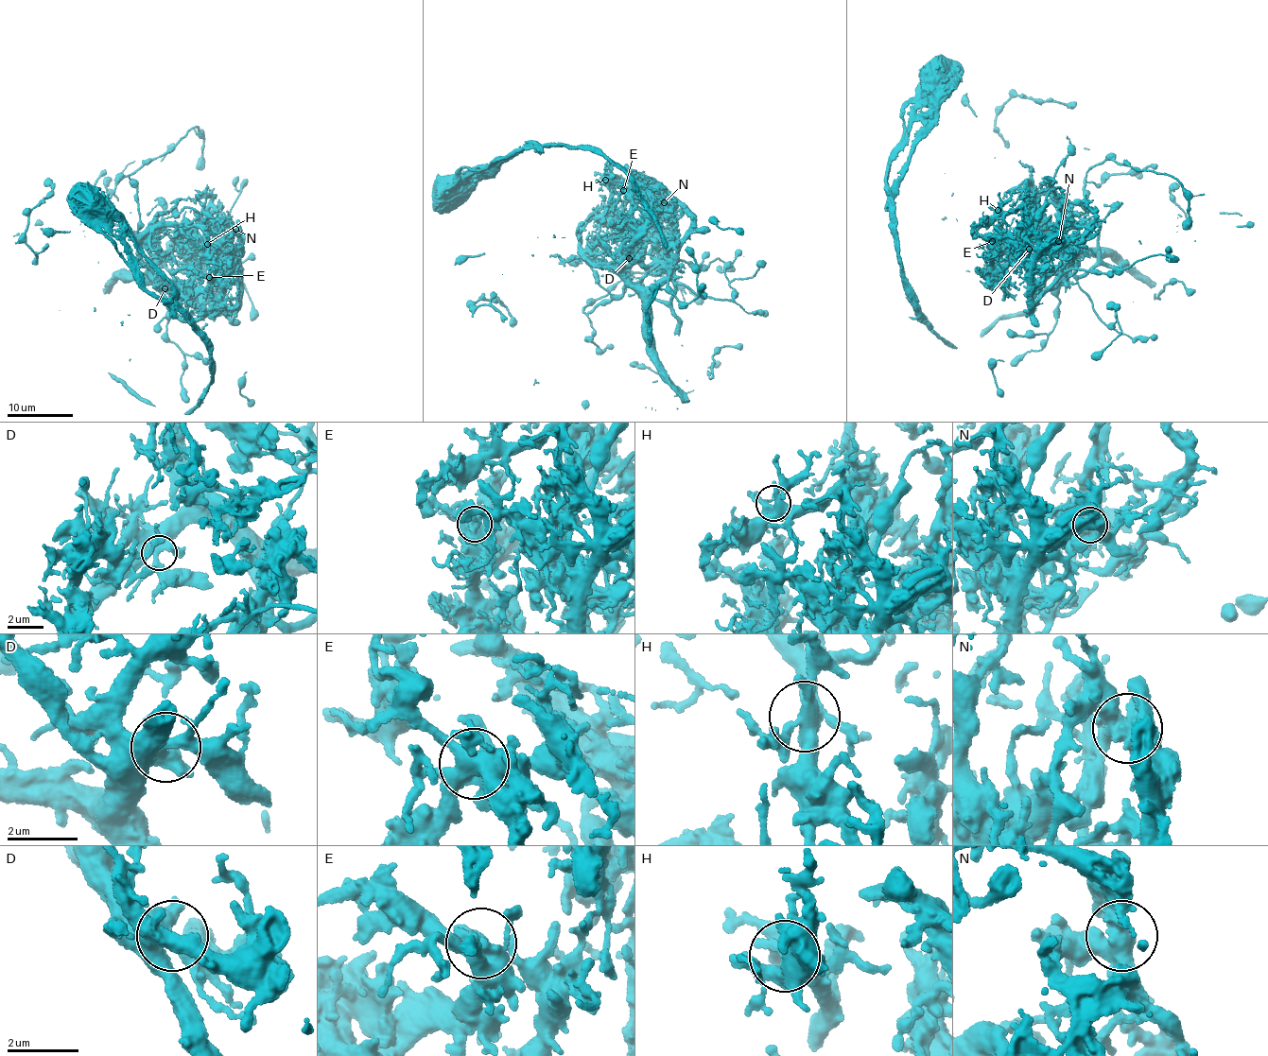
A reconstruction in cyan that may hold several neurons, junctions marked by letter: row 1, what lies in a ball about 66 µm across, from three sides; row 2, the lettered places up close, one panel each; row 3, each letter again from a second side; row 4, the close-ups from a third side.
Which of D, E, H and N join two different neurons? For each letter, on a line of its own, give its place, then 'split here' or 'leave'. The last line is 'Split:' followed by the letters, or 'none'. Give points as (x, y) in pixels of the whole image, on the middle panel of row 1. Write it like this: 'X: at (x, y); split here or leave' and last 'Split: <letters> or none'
D: at (629, 258); leave
E: at (623, 190); split here
H: at (605, 180); leave
N: at (664, 202); split here
Split: E, N

